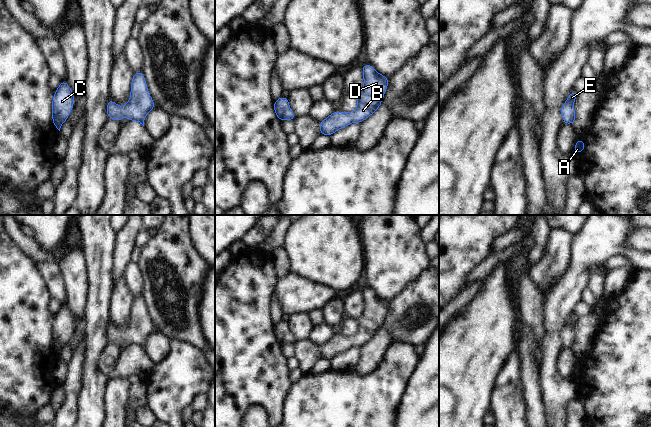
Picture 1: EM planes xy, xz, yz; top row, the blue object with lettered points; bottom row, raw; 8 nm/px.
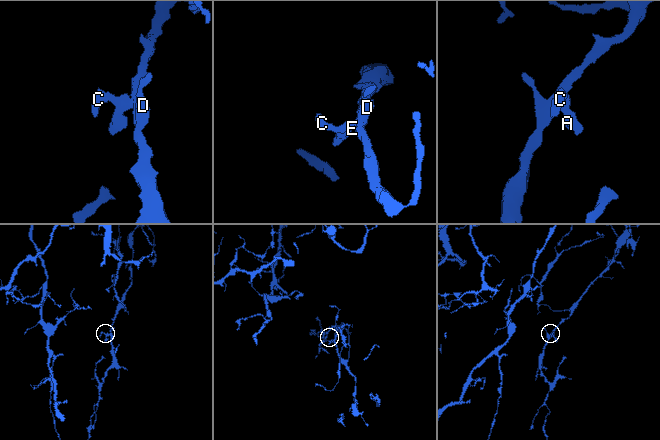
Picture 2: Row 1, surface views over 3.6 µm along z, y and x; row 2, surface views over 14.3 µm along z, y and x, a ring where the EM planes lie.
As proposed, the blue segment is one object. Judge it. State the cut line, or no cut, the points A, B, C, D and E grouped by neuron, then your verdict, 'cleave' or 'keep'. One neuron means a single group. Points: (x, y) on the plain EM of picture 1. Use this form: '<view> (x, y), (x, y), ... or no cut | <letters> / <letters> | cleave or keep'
no cut | A B C D E | keep

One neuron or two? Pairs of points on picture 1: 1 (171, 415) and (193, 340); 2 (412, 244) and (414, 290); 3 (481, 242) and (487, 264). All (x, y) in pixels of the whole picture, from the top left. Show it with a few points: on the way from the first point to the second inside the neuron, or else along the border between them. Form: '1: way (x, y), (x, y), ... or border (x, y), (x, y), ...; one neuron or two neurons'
1: border (169, 339), (187, 342), (203, 353); two neurons
2: border (428, 266), (409, 281), (397, 295); two neurons
3: border (491, 253), (469, 274); two neurons

